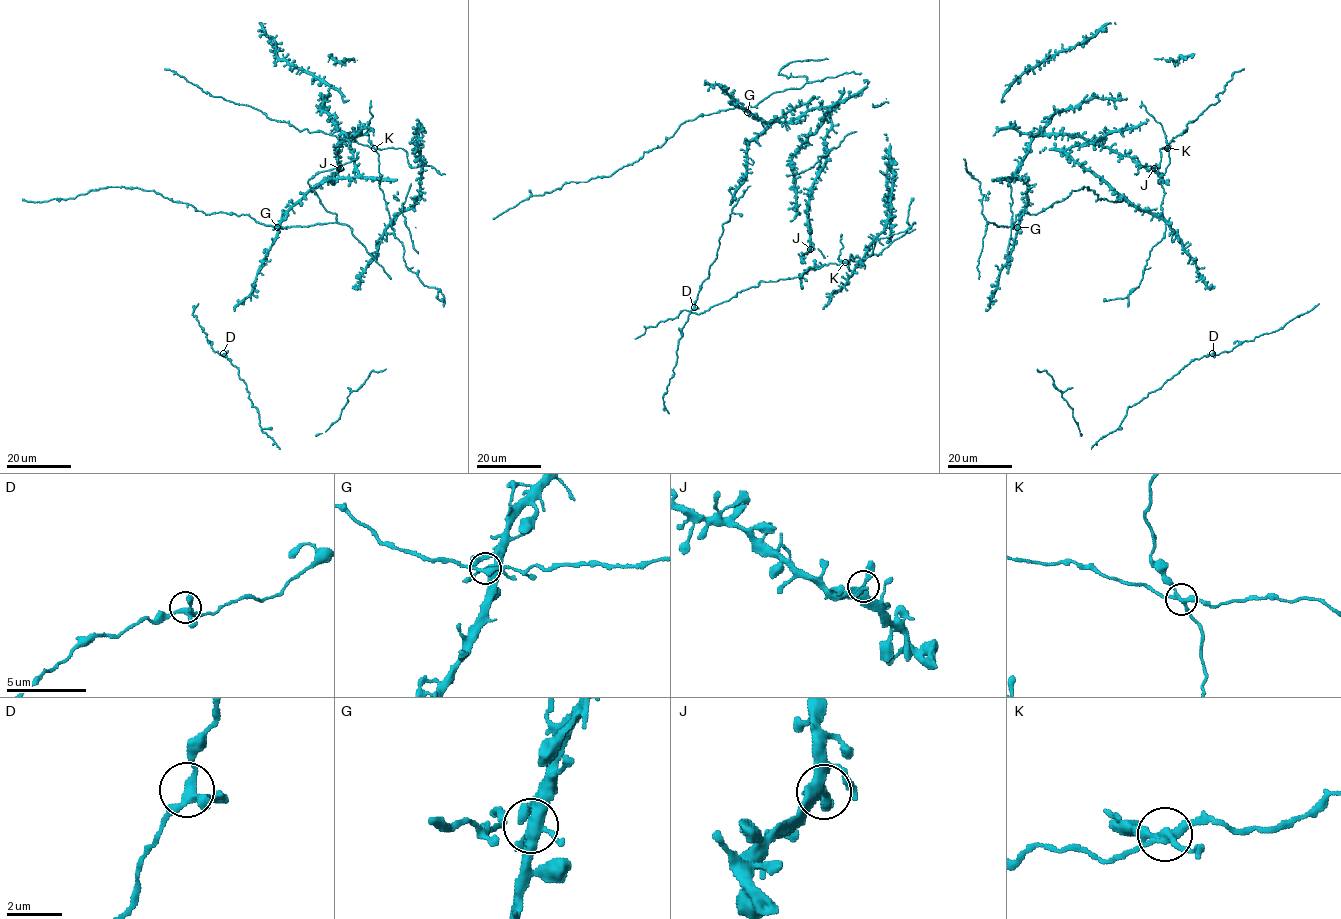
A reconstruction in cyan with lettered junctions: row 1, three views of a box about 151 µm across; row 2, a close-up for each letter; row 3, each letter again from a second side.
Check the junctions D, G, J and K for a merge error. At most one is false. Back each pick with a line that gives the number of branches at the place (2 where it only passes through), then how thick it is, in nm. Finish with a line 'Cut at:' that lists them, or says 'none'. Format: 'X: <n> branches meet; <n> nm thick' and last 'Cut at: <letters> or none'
K: 4 branches meet; 260 nm thick
Cut at: K

